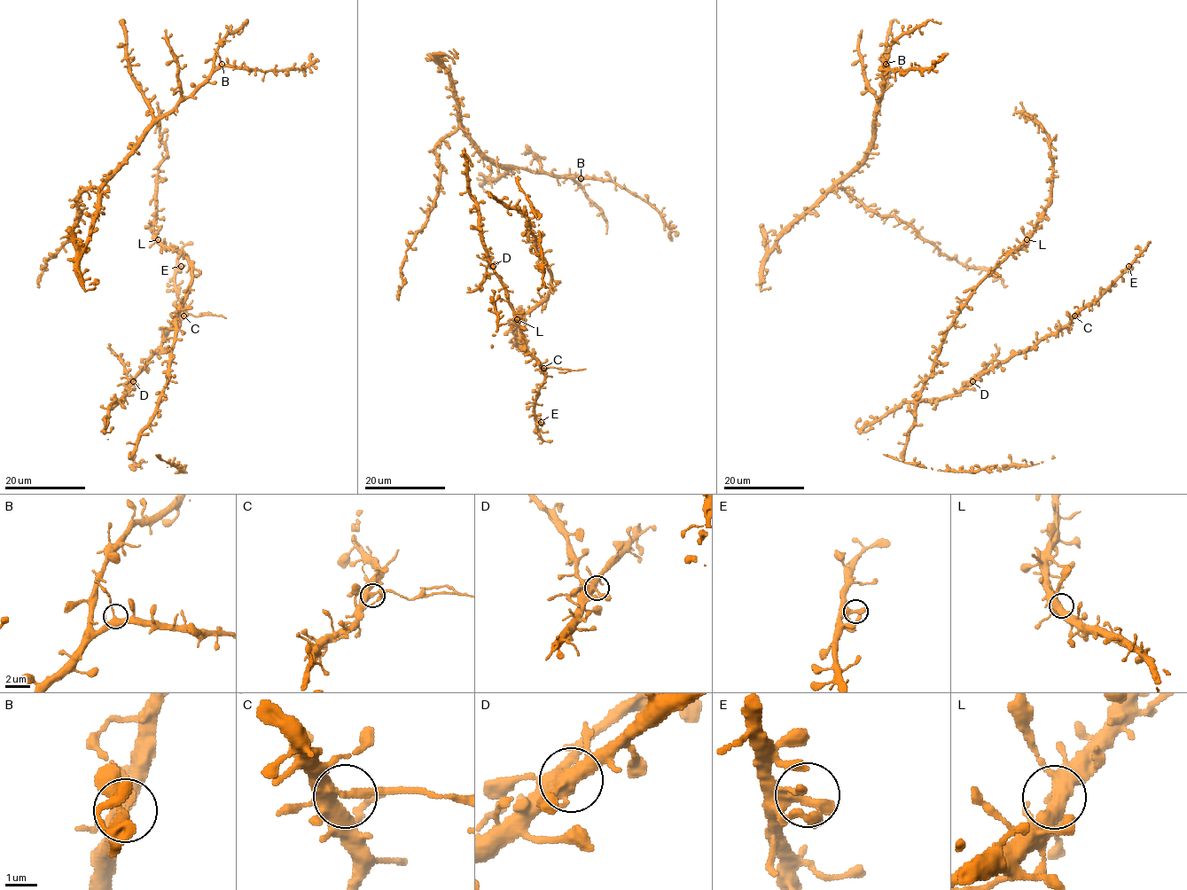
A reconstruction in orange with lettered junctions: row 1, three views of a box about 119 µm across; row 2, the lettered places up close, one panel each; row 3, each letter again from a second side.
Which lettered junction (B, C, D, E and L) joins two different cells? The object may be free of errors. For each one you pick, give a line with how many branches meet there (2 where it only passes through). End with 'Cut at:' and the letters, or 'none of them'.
C: 5 branches meet
Cut at: C

